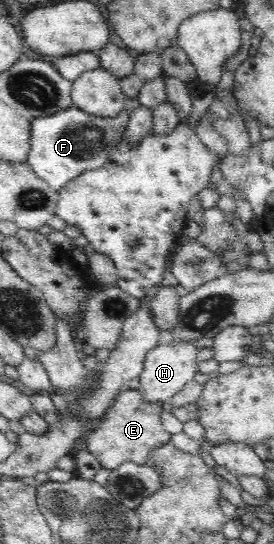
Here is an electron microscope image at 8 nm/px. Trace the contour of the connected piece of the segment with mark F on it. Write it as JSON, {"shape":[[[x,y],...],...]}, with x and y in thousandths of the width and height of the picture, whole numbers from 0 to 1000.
{"shape":[[[274,193],[193,213],[128,217],[109,228],[113,272],[95,300],[193,349],[215,351],[303,316],[354,313],[391,301],[398,283],[442,257],[471,217],[474,210],[456,200],[427,213],[376,215],[325,210]]]}

